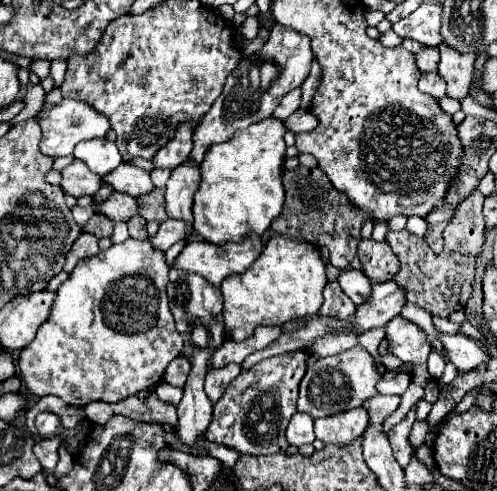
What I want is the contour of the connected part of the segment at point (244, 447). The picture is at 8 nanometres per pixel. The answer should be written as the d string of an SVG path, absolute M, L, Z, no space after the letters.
M292 351L264 359L248 371L242 371L216 403L206 439L210 443L236 449L244 455L258 457L284 453L288 449L284 431L290 423L290 417L296 413L298 385L306 373L306 361L308 355L304 355L304 351Z

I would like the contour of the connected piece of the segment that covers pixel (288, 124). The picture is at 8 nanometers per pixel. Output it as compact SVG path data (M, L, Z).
M298 109L284 121L284 127L292 133L306 133L316 127L316 117L306 109Z

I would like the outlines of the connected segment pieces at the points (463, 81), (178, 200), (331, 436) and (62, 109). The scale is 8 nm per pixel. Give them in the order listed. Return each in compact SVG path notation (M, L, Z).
M440 45L440 63L438 63L438 73L444 77L448 83L446 93L448 97L462 99L468 95L470 83L472 83L472 73L474 73L474 61L476 53L458 53L456 49L448 45Z
M186 161L172 171L166 183L166 213L184 223L192 221L192 195L200 183L198 165Z
M364 407L342 411L330 417L314 419L314 431L316 439L320 439L324 445L348 445L350 441L358 439L368 425L368 413Z
M62 99L58 105L46 109L46 105L36 113L36 123L42 129L42 141L40 141L40 151L48 157L66 157L72 155L76 143L86 141L86 139L100 139L108 133L110 121L98 113L94 107L88 103L78 103L74 99Z

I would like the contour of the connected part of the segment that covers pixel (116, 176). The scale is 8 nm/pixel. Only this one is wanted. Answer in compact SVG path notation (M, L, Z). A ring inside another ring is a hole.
M120 163L120 167L116 167L116 171L108 173L102 177L104 183L108 183L114 191L118 193L128 193L128 195L144 195L148 191L154 189L150 173L130 165L130 163Z

